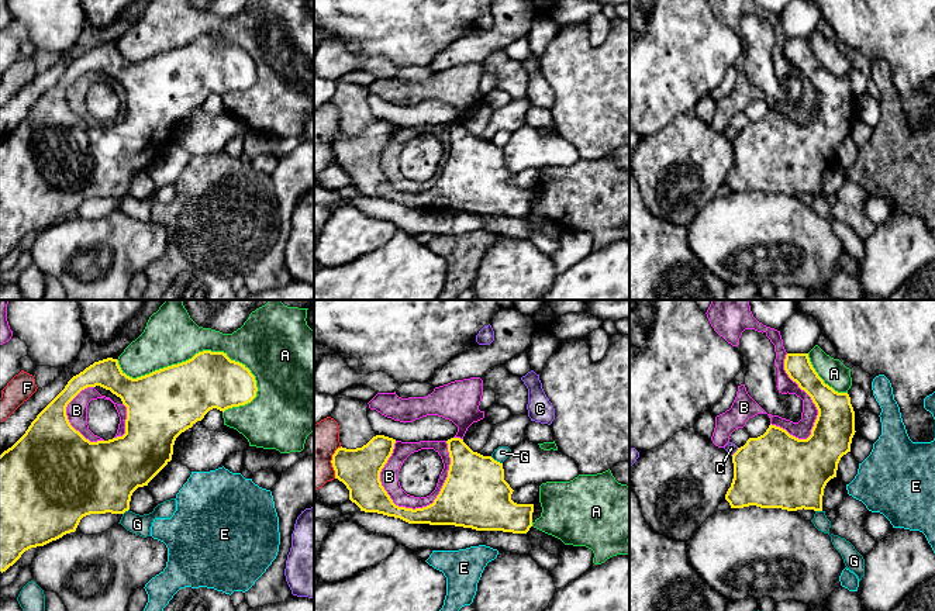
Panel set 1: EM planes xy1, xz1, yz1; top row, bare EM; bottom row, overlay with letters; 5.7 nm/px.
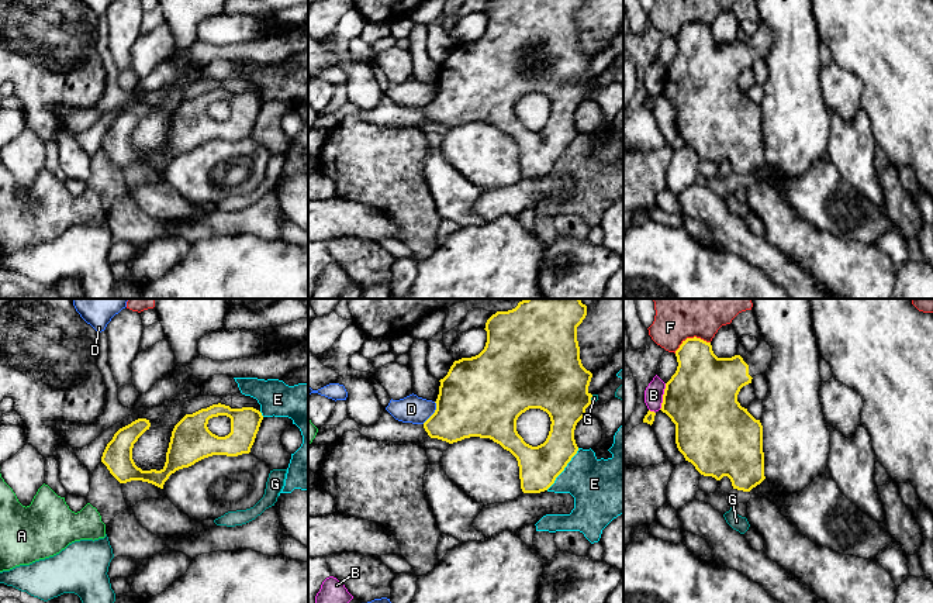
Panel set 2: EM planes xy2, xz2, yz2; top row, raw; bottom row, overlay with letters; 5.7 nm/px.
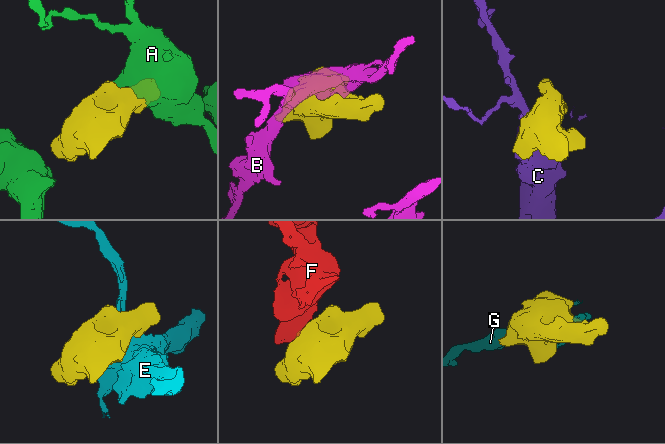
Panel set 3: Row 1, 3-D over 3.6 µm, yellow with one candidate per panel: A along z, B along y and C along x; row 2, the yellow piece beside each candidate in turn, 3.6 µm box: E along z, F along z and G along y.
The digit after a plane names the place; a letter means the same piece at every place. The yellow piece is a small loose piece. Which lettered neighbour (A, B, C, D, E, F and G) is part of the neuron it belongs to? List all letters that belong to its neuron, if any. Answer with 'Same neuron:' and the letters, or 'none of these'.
Same neuron: none of these

